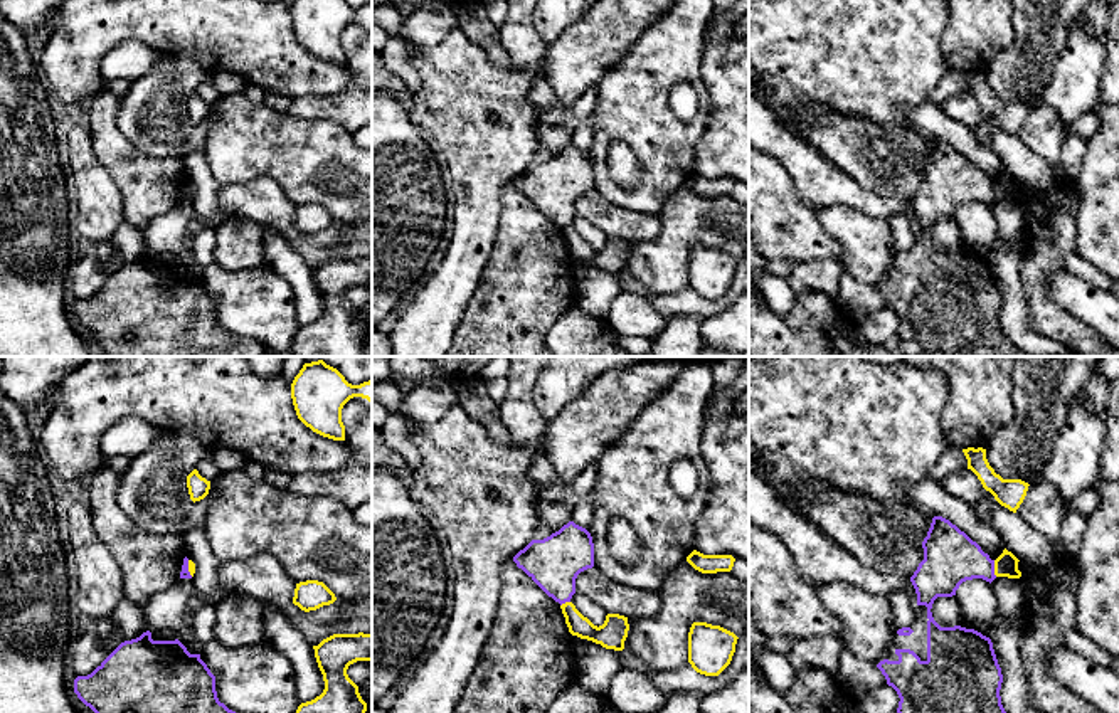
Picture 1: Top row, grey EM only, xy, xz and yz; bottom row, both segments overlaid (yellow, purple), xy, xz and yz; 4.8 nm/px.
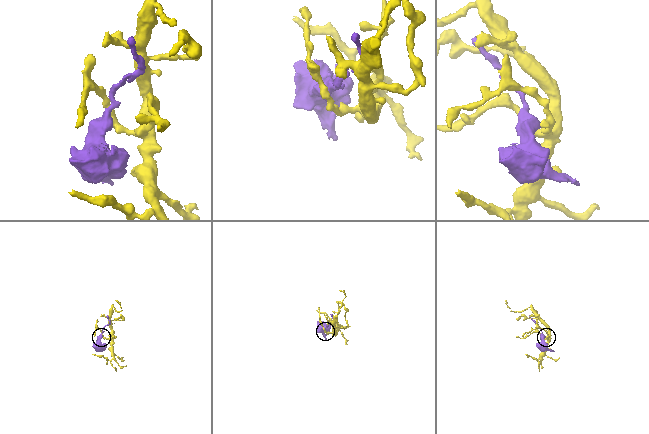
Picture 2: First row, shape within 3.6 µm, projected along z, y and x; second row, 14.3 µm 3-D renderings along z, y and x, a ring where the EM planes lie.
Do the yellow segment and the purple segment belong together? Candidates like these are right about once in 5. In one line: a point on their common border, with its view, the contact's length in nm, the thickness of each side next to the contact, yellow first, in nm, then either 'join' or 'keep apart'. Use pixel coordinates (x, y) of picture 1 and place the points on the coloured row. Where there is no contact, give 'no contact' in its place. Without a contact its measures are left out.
meets yellow in yz at (995, 569); contact 80 nm long; 110 nm thick on the yellow side, 260 nm on the other; keep apart

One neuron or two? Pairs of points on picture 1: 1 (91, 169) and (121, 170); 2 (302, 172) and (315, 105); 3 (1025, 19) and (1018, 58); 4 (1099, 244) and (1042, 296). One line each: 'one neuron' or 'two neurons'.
1: two neurons
2: two neurons
3: one neuron
4: two neurons

